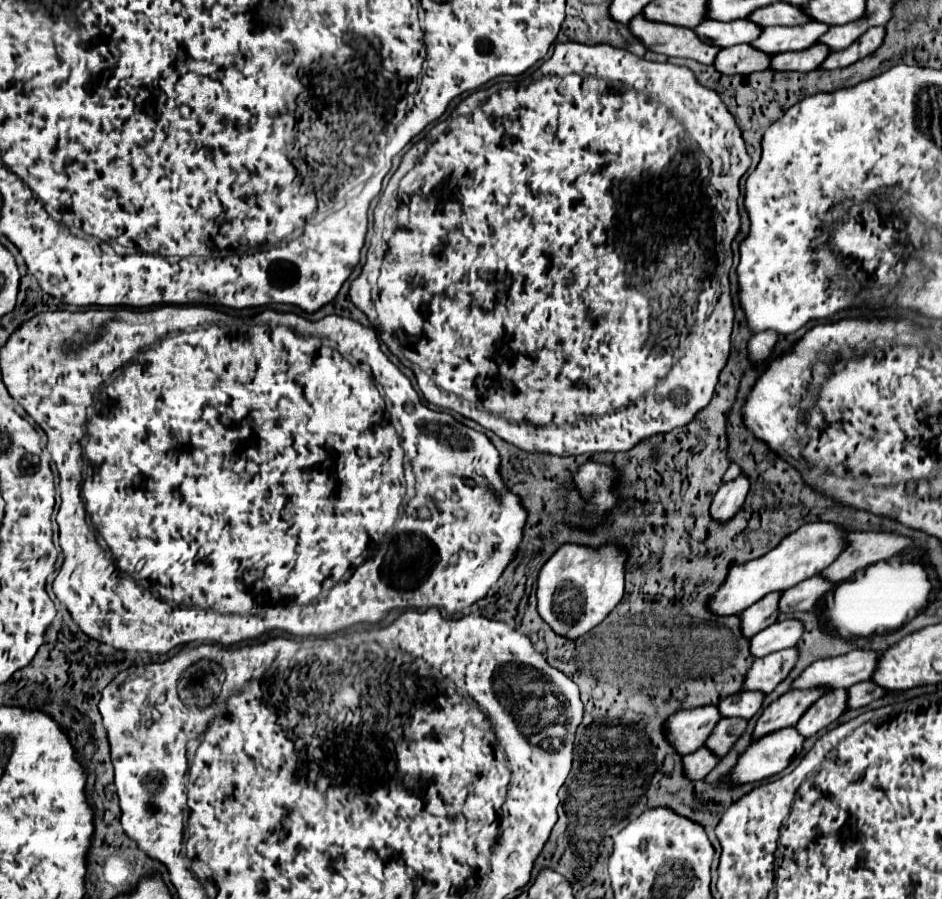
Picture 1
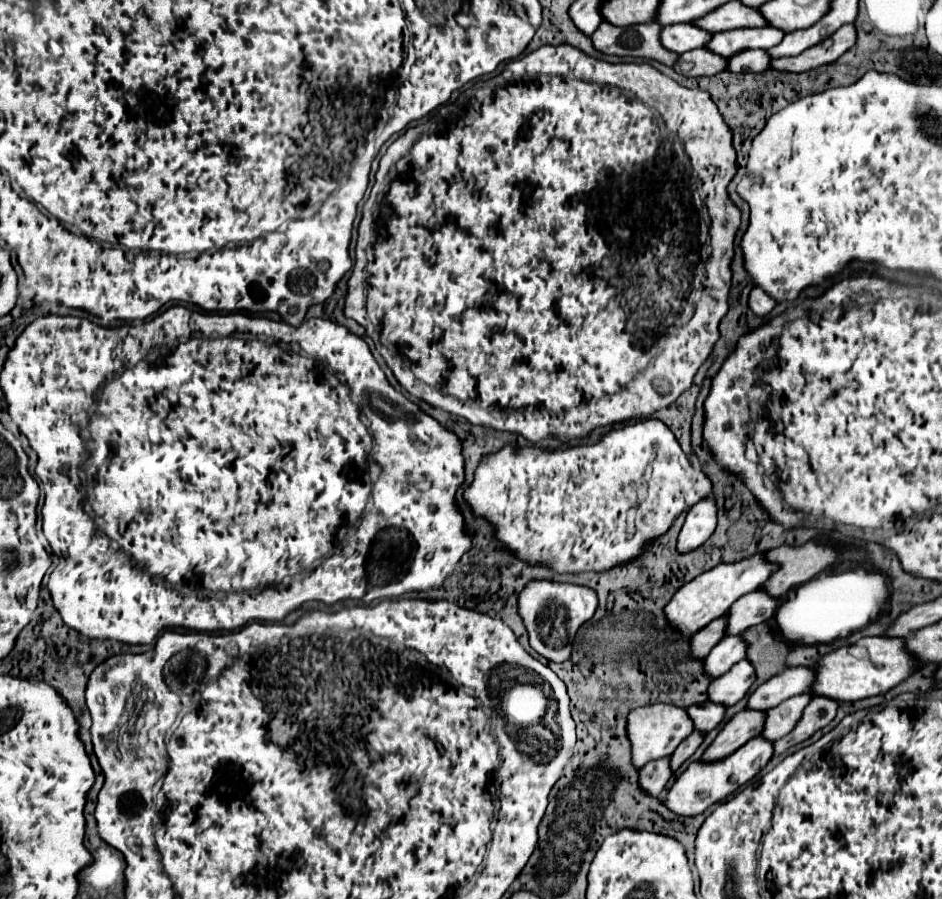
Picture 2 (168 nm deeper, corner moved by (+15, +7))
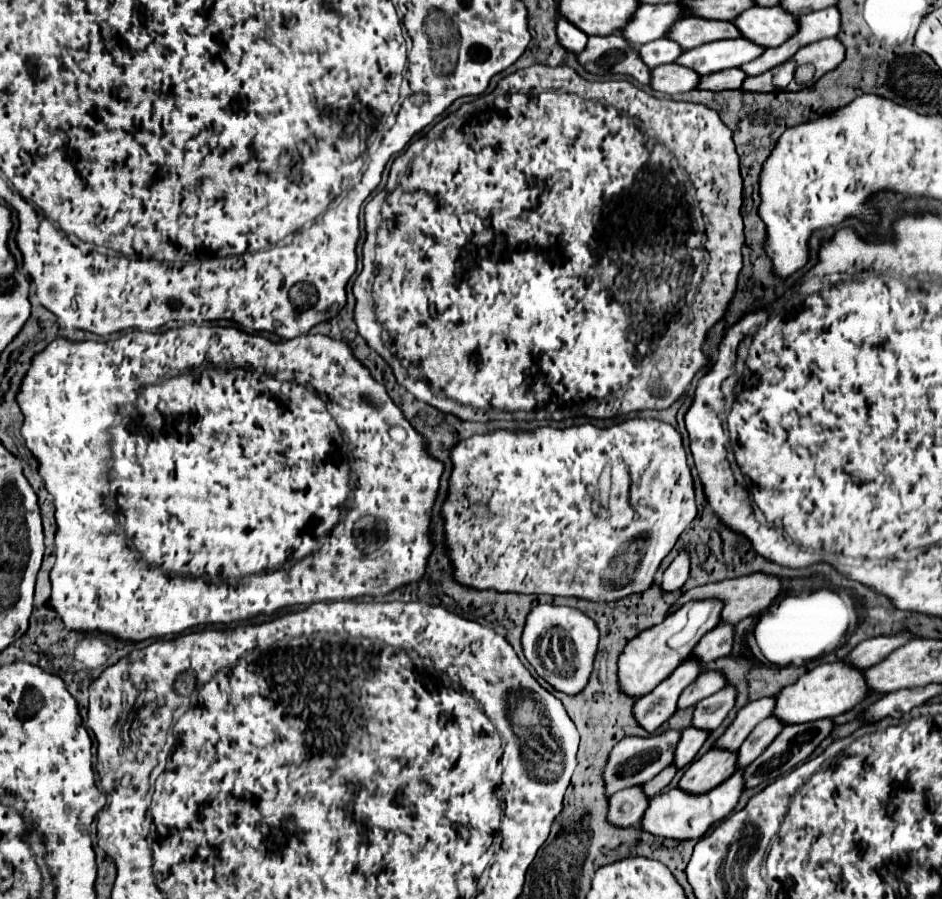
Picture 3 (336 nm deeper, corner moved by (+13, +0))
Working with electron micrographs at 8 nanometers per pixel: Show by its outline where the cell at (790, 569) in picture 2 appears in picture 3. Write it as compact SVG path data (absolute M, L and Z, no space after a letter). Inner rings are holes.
M751 574L751 576L743 576L739 580L723 580L723 582L715 582L715 584L705 584L705 586L697 586L691 588L687 592L683 592L683 596L669 608L667 614L677 612L683 604L691 602L691 600L721 600L723 602L723 610L721 610L721 622L725 624L737 624L739 620L747 618L747 616L755 616L761 614L763 610L769 608L769 604L773 602L773 598L781 592L781 580L779 578L769 578L763 574Z

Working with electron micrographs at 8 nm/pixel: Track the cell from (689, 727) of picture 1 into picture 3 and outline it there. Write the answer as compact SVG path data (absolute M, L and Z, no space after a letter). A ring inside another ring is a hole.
M667 730L659 736L649 736L649 738L623 738L619 744L609 754L609 760L603 768L603 782L605 782L605 796L611 798L615 792L631 788L631 786L641 786L647 780L655 778L665 766L671 764L673 754L675 754L675 744L679 742L681 732L677 730Z

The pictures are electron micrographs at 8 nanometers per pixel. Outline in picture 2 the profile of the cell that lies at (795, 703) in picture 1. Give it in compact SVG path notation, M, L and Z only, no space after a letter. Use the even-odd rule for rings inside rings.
M757 709L739 711L731 721L725 723L723 731L709 745L703 759L717 761L717 759L731 755L735 749L745 745L749 739L761 735L763 725L765 725L765 711L757 711Z

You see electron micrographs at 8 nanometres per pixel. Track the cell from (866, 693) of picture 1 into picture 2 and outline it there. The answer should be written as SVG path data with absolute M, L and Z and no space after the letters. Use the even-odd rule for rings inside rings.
M823 695L813 697L813 701L805 707L801 723L797 723L795 729L789 735L785 735L785 737L781 737L781 739L775 741L775 755L787 753L787 749L791 749L793 745L805 741L815 731L827 727L835 719L837 705L839 703L835 699L829 699L829 697L823 697Z

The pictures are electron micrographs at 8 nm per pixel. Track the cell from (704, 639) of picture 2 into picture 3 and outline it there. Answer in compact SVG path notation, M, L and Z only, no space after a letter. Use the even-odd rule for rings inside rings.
M685 660L653 692L639 698L633 704L637 724L645 728L649 734L653 734L663 722L667 722L677 710L675 704L677 704L679 694L699 676L699 670L701 670L699 662Z

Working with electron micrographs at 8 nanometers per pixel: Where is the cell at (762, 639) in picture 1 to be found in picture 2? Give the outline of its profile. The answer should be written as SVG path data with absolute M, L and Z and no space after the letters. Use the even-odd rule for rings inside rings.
M727 635L723 637L713 649L711 653L705 657L705 671L711 677L719 677L723 675L727 669L731 669L737 661L745 659L747 655L747 641L743 639L743 635Z

